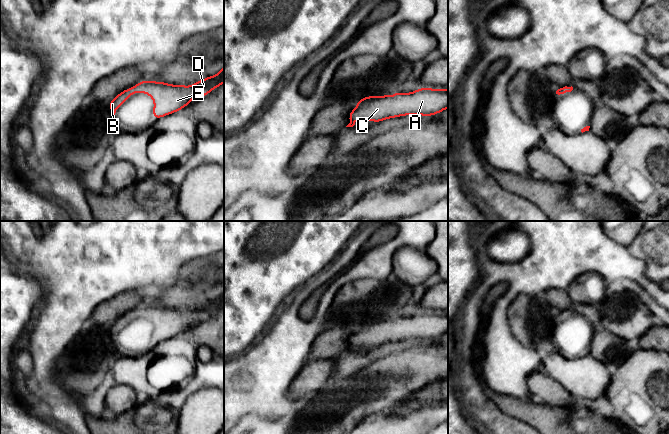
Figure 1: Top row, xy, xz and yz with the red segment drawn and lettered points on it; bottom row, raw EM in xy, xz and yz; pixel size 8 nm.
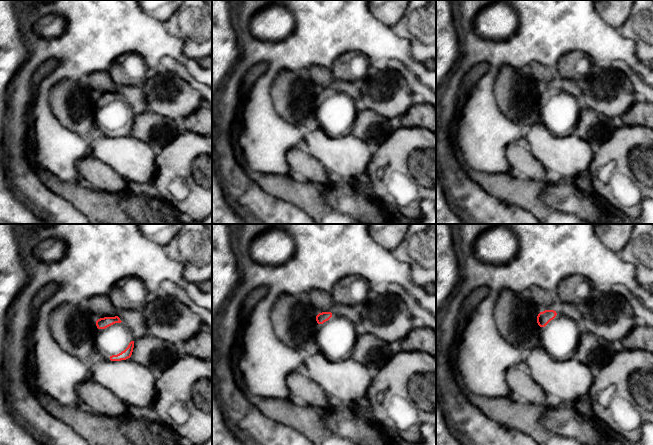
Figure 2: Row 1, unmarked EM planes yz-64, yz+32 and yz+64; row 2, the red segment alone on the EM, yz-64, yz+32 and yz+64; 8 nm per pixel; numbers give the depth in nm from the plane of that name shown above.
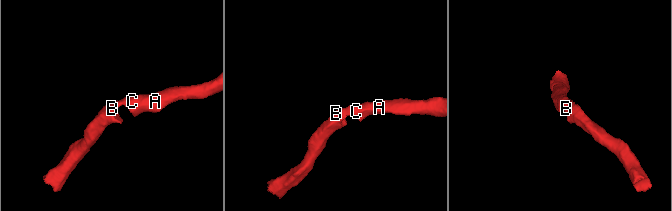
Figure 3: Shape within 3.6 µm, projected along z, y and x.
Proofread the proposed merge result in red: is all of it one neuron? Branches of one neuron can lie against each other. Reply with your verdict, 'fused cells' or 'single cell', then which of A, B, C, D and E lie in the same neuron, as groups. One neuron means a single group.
single cell; A B C D E

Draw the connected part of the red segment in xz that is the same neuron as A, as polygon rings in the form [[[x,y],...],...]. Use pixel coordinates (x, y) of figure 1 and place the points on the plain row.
[[[419,312],[414,316],[400,317],[395,316],[393,320],[368,320],[362,322],[356,327],[356,332],[351,334],[349,338],[350,347],[346,351],[353,351],[357,343],[367,343],[372,346],[380,346],[386,343],[406,340],[406,339],[422,339],[433,340],[448,332],[448,312],[432,313]]]

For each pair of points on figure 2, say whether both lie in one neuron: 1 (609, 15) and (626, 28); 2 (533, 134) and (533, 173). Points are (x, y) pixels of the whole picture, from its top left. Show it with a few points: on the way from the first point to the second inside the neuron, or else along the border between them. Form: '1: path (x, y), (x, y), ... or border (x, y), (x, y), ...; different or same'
1: border (632, 10), (626, 21), (618, 29); different
2: border (525, 144), (547, 170); different

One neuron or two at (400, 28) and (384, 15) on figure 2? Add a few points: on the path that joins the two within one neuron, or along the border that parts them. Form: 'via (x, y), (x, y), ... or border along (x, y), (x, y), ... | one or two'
border along (406, 10), (404, 15), (392, 27) | two

